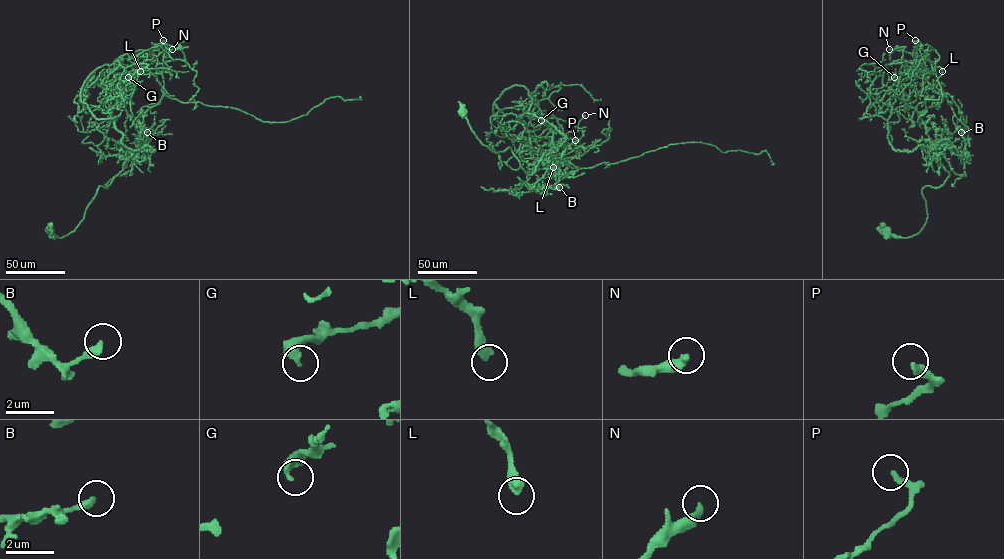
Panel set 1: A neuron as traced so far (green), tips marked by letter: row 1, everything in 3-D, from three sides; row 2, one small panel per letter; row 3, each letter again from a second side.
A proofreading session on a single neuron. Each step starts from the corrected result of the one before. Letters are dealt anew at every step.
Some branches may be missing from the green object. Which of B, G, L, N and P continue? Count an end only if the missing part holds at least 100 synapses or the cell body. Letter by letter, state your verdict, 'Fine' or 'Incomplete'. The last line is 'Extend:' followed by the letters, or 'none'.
B: Fine
G: Fine
L: Fine
N: Fine
P: Fine
Extend: none

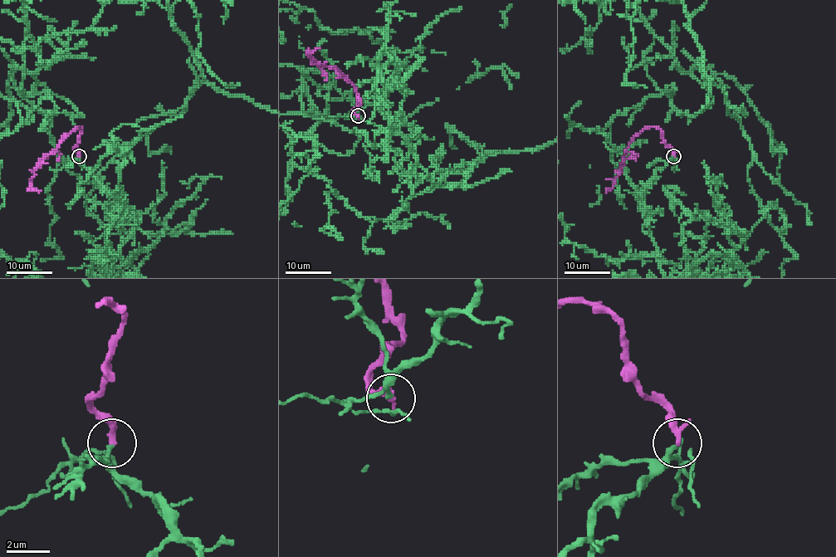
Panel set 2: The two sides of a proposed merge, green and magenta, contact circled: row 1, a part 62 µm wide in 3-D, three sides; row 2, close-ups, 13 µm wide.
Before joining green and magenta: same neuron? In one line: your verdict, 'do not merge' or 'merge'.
merge

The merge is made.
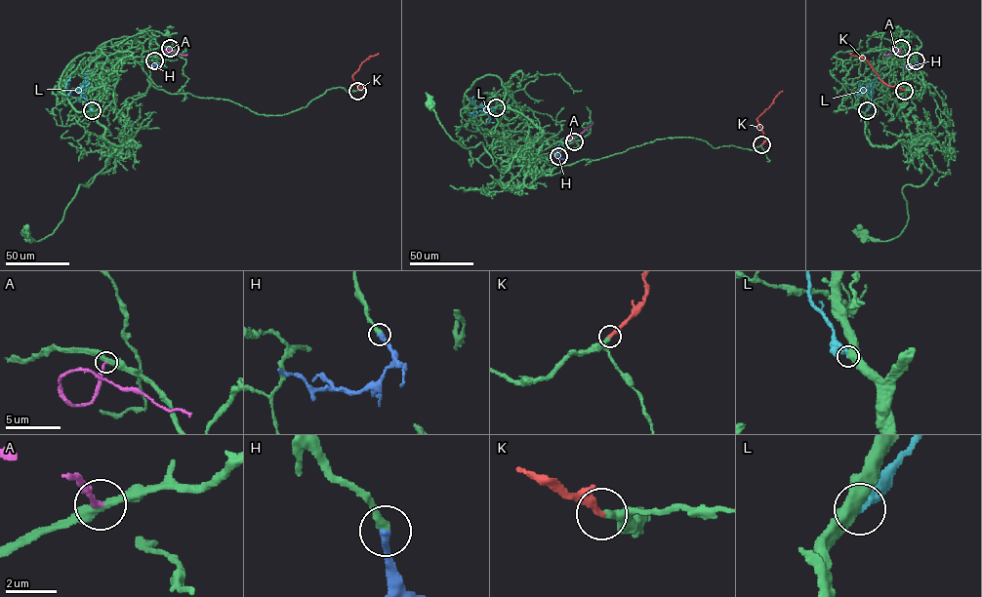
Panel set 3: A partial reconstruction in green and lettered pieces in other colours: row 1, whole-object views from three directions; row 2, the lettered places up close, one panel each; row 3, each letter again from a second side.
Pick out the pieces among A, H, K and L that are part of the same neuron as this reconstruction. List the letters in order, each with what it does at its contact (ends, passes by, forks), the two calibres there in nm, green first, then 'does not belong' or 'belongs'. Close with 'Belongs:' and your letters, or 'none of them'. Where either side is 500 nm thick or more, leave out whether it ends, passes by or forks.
A: it ends; calibres 360 and 180 nm; does not belong
H: it ends; calibres 320 and 360 nm; belongs
K: it ends; calibres 240 and 300 nm; belongs
L: it ends; calibres 440 and 400 nm; does not belong
Belongs: H, K

